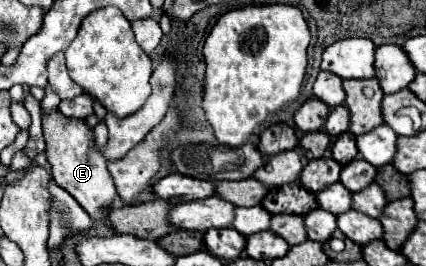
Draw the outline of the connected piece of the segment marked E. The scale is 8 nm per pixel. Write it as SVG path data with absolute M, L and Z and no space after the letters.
M58 109L46 115L46 121L42 121L42 129L46 139L46 153L50 153L50 165L56 183L62 185L70 195L74 195L74 199L84 207L90 217L98 221L106 219L106 211L112 207L112 201L116 197L116 187L106 169L104 155L94 147L92 129L78 119L62 121L62 113L58 113Z

